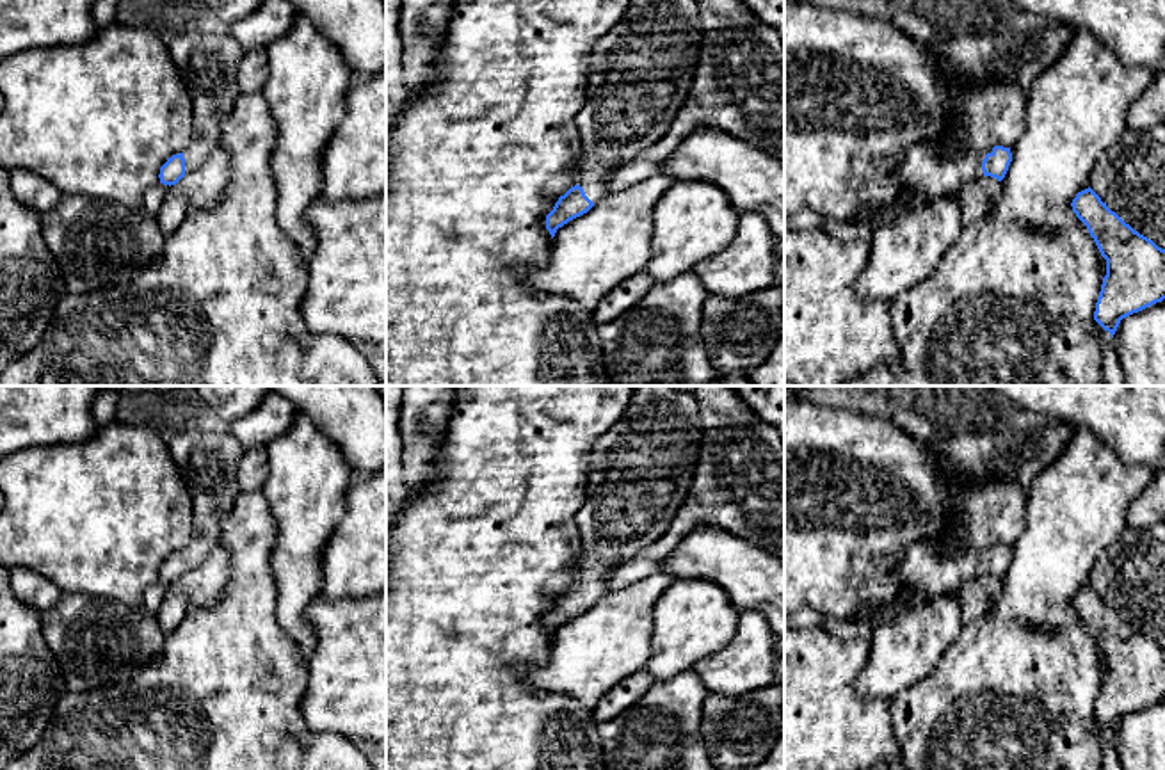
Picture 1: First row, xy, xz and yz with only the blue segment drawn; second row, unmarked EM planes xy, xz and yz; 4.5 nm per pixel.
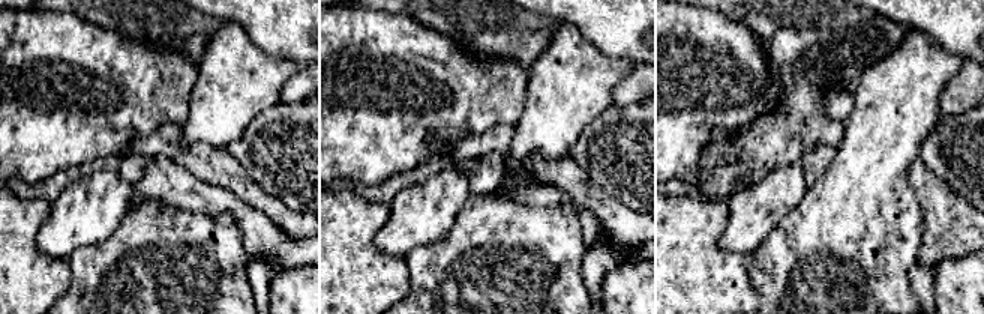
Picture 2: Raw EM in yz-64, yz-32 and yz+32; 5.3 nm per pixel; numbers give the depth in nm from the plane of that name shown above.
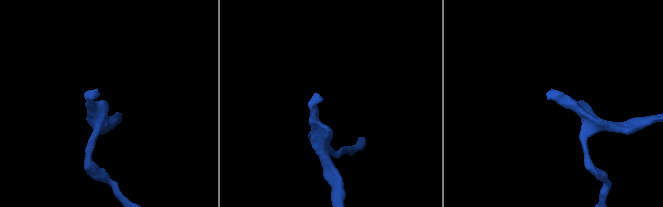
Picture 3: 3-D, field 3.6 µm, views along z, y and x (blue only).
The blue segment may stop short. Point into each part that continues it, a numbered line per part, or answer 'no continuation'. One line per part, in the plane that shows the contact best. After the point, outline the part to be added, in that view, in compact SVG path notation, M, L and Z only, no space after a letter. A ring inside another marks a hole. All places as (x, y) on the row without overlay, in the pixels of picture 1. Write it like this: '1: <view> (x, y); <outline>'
1: yz (929, 568); M950 533L941 541L914 542L896 565L902 578L898 592L886 601L873 599L861 605L848 619L859 624L884 605L898 605L905 612L921 596L959 592L968 580L978 578L984 573L982 560L987 551L992 551L992 546L984 549L953 548Z

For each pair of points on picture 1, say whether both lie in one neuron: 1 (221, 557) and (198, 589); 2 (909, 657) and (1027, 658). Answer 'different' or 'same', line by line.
1: same
2: different

